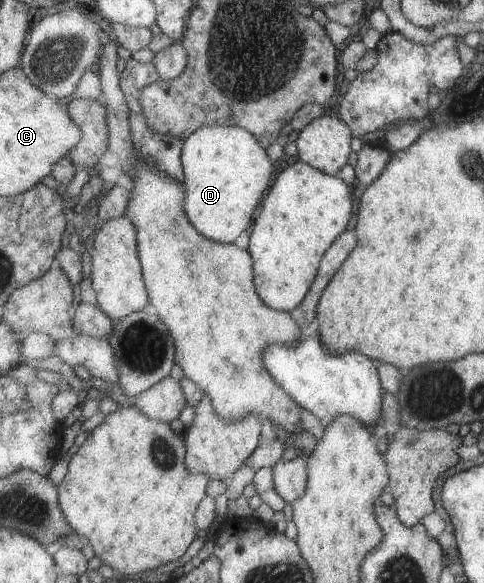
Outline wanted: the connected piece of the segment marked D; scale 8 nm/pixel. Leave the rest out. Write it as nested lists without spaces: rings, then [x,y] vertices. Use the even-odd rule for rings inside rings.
[[[203,126],[184,140],[182,162],[186,173],[184,201],[189,221],[216,242],[233,244],[252,227],[267,189],[271,187],[275,165],[264,146],[241,126]]]

